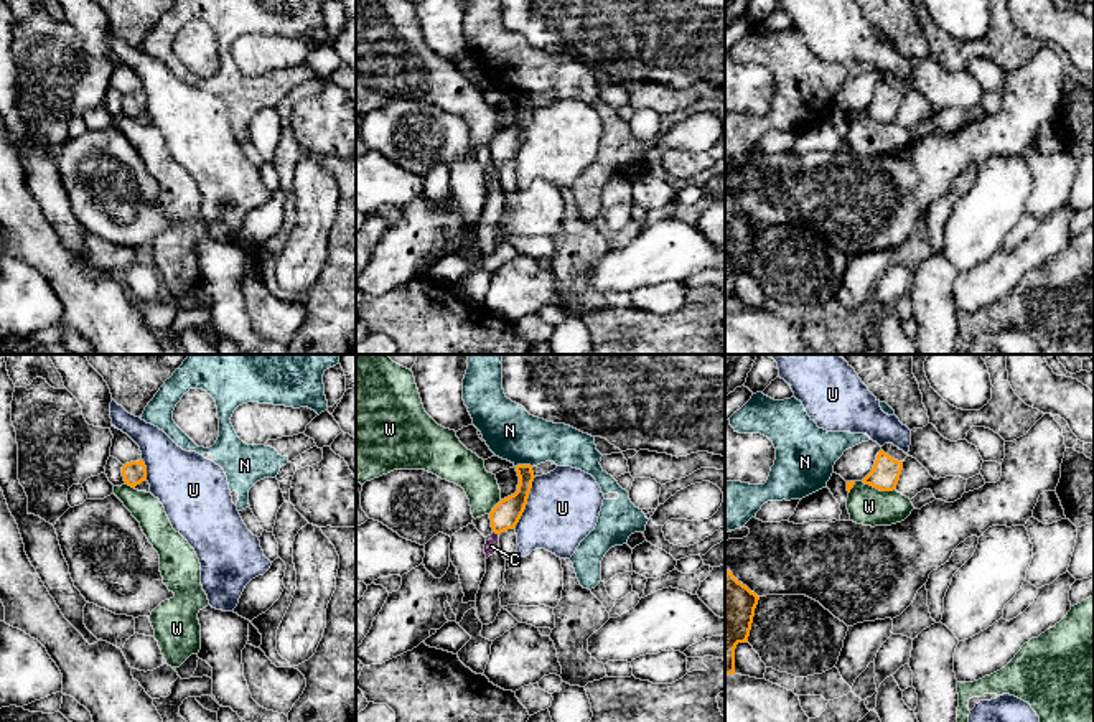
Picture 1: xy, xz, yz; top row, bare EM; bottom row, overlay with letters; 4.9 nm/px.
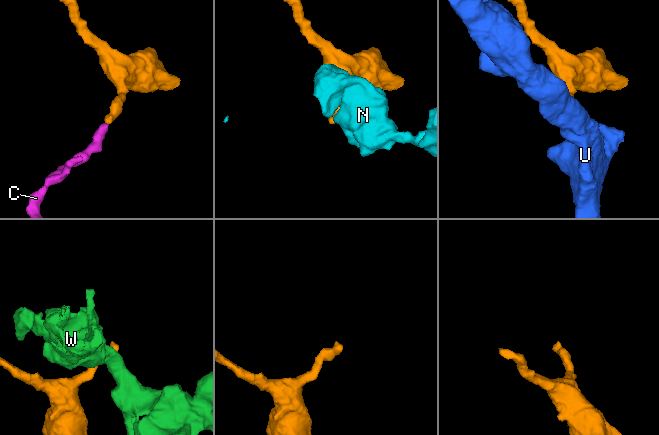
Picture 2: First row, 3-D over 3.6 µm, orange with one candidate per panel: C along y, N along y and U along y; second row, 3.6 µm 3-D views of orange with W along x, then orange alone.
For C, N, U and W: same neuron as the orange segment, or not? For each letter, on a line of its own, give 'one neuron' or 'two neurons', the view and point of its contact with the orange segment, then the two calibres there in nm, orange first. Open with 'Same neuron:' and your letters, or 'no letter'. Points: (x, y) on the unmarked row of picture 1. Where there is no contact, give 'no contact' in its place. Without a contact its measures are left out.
Same neuron: C
C: one neuron | xz (496, 164) | 140/70 nm
N: two neurons | xz (524, 96) | 140/260 nm
U: two neurons | xz (526, 134) | 140/360 nm
W: two neurons | yz (878, 119) | 140/190 nm

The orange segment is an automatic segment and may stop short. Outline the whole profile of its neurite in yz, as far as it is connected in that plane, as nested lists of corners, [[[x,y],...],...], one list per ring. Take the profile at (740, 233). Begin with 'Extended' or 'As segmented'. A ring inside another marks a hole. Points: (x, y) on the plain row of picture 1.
As segmented. [[[725,201],[725,305],[735,305],[735,279],[748,274],[760,227]]]

